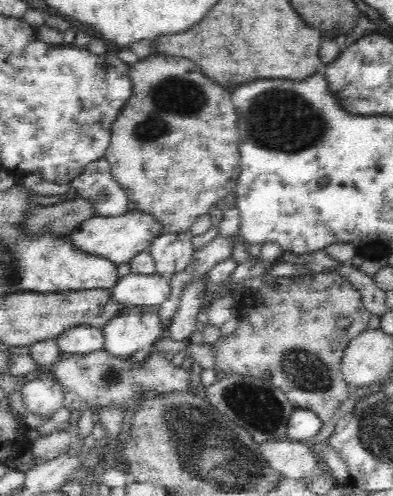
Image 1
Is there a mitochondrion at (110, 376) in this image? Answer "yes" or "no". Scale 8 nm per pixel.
yes

